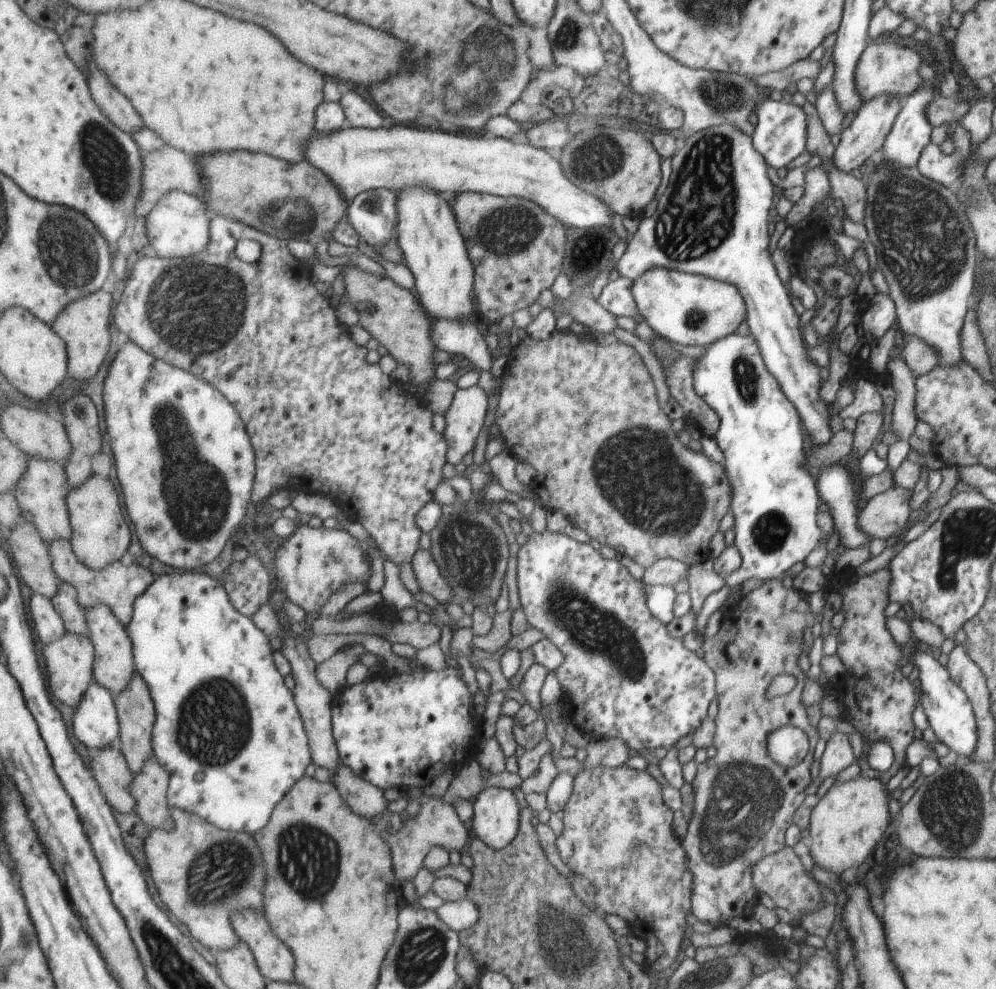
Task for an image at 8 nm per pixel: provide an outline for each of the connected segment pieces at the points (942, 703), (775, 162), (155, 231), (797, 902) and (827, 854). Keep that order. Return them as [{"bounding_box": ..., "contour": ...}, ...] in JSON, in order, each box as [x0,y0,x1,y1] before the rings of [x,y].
[{"bounding_box":[910,644,977,758],"contour":[[[913,644],[910,652],[910,663],[917,668],[921,689],[919,702],[939,742],[942,742],[949,750],[956,752],[958,757],[967,758],[975,748],[977,733],[972,706],[965,693],[947,676],[947,670],[933,658],[928,651],[921,651],[917,644]]]},{"bounding_box":[751,97,806,168],"contour":[[[761,97],[753,112],[754,132],[751,134],[754,147],[764,156],[771,168],[783,168],[806,150],[806,115],[801,107],[783,101]]]},{"bounding_box":[145,190,211,258],"contour":[[[172,190],[145,216],[146,236],[148,244],[163,258],[189,258],[207,250],[211,244],[211,218],[205,202],[197,195]]]},{"bounding_box":[752,847,821,914],"contour":[[[791,847],[782,848],[779,852],[759,860],[752,868],[753,884],[763,894],[767,894],[775,907],[784,908],[789,914],[810,910],[821,900],[818,882],[811,874],[803,870],[799,858],[793,854]]]},{"bounding_box":[806,775,887,874],"contour":[[[858,775],[844,782],[835,781],[812,808],[806,840],[809,855],[826,871],[835,874],[847,868],[853,871],[853,866],[867,858],[887,824],[887,792],[878,778]]]}]

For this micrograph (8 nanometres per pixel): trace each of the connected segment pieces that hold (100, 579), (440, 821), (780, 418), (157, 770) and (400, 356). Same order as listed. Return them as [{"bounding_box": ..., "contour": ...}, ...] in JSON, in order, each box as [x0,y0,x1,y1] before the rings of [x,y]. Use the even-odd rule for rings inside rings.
[{"bounding_box":[47,539,156,626],"contour":[[[65,539],[47,542],[52,556],[52,565],[61,582],[72,584],[79,593],[80,603],[87,610],[98,604],[106,604],[116,613],[119,619],[127,626],[133,616],[133,605],[137,598],[152,586],[156,579],[154,574],[147,570],[147,566],[139,566],[135,560],[130,565],[125,565],[121,560],[111,563],[104,569],[92,569],[76,555],[72,544]]]},{"bounding_box":[381,797,471,882],"contour":[[[425,797],[418,813],[402,825],[395,834],[389,835],[381,832],[383,838],[391,845],[394,869],[399,882],[413,880],[419,872],[425,856],[433,846],[441,846],[444,850],[461,850],[465,848],[467,840],[471,837],[471,830],[465,827],[465,822],[457,816],[457,810],[451,803],[445,802],[442,797]]]},{"bounding_box":[692,333,822,591],"contour":[[[733,333],[707,346],[702,358],[697,361],[692,374],[692,384],[697,396],[708,404],[719,417],[719,428],[712,438],[722,451],[721,464],[725,468],[728,483],[732,486],[732,514],[734,535],[732,540],[742,560],[740,567],[723,578],[724,584],[733,591],[747,578],[764,581],[779,578],[795,562],[803,562],[822,533],[815,524],[817,491],[813,478],[807,474],[806,456],[803,452],[803,432],[799,414],[782,392],[779,382],[768,371],[760,356],[759,345],[753,336]]]},{"bounding_box":[130,756,175,830],"contour":[[[154,756],[144,764],[142,771],[134,775],[130,791],[136,800],[137,814],[152,829],[171,830],[175,827],[168,790],[171,776]]]},{"bounding_box":[343,266,437,386],"contour":[[[343,266],[345,294],[353,304],[366,302],[366,309],[357,312],[359,322],[383,345],[397,363],[410,366],[410,381],[425,386],[435,374],[433,350],[437,349],[432,339],[432,322],[435,321],[419,302],[413,290],[398,286],[385,275],[361,270],[359,266]]]}]

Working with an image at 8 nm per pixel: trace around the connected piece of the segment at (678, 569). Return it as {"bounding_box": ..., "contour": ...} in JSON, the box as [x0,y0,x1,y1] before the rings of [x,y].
{"bounding_box":[642,557,688,586],"contour":[[[665,557],[644,568],[642,583],[646,586],[673,586],[688,577],[688,566],[680,560]]]}

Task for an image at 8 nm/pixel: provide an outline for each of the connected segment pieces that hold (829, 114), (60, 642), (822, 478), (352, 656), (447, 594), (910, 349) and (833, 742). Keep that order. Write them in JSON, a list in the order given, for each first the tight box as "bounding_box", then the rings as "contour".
[{"bounding_box":[812,84,844,136],"contour":[[[831,84],[826,85],[816,94],[812,93],[812,102],[816,110],[816,115],[819,117],[828,135],[837,136],[837,134],[841,133],[844,114],[837,104]]]},{"bounding_box":[42,631,96,709],"contour":[[[67,631],[66,636],[63,635],[55,642],[45,644],[42,655],[53,696],[76,709],[84,698],[85,691],[95,681],[96,650],[92,640],[87,635]]]},{"bounding_box":[817,463,872,549],"contour":[[[831,463],[817,470],[820,499],[832,518],[833,530],[838,536],[838,544],[844,549],[867,546],[872,540],[860,529],[857,516],[857,486],[851,474],[841,463]]]},{"bounding_box":[316,645,365,694],"contour":[[[353,645],[352,649],[336,652],[331,658],[317,665],[316,671],[320,683],[329,689],[331,694],[337,694],[339,690],[347,688],[347,672],[351,666],[355,666],[365,654],[362,645]]]},{"bounding_box":[412,550,454,606],"contour":[[[418,550],[412,563],[419,588],[433,596],[439,604],[447,606],[454,602],[450,584],[441,574],[439,565],[434,561],[430,550]]]},{"bounding_box":[901,335,936,378],"contour":[[[904,335],[903,339],[901,356],[914,378],[927,374],[936,366],[936,352],[929,345],[913,335]]]},{"bounding_box":[818,733,854,779],"contour":[[[831,733],[819,759],[818,776],[822,779],[835,776],[854,762],[853,759],[853,750],[849,745],[848,734]]]}]

